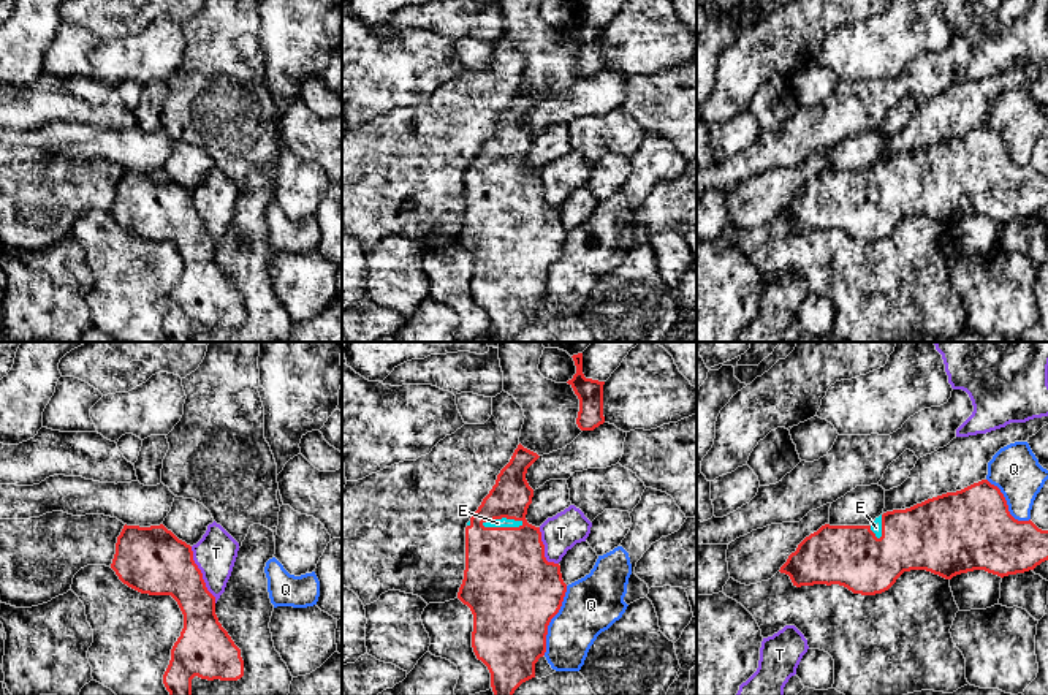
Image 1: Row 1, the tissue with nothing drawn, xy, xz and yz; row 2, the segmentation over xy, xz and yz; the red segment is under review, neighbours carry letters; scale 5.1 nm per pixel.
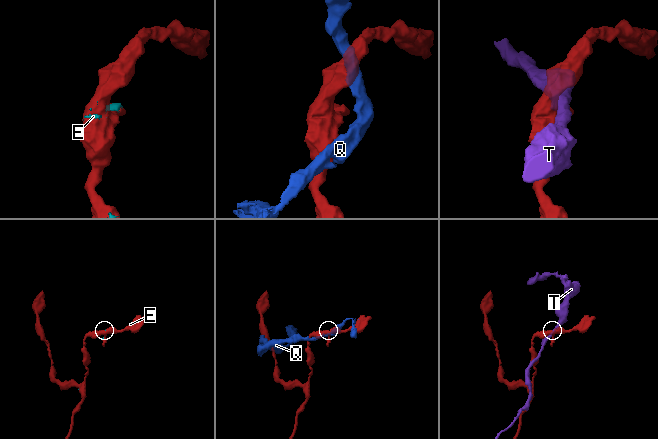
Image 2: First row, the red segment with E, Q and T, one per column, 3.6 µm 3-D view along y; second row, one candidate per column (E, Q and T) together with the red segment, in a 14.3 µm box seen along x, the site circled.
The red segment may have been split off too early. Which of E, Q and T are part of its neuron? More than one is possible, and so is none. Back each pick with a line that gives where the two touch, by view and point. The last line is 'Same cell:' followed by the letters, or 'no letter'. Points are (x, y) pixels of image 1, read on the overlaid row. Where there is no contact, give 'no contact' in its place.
E: contact xz (502, 527)
Same cell: E

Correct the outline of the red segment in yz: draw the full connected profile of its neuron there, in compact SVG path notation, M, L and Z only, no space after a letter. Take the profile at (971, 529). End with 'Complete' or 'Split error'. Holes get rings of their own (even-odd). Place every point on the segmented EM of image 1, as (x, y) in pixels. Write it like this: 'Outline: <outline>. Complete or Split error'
Outline: M982 480L906 510L887 511L875 518L872 526L825 524L798 545L779 572L788 575L796 587L839 584L853 594L875 595L888 591L904 572L910 570L926 570L945 579L974 570L985 570L1004 578L1034 570L1045 560L1048 560L1048 530L1039 529L1031 519L1015 519L1001 489L988 480Z. Split error

